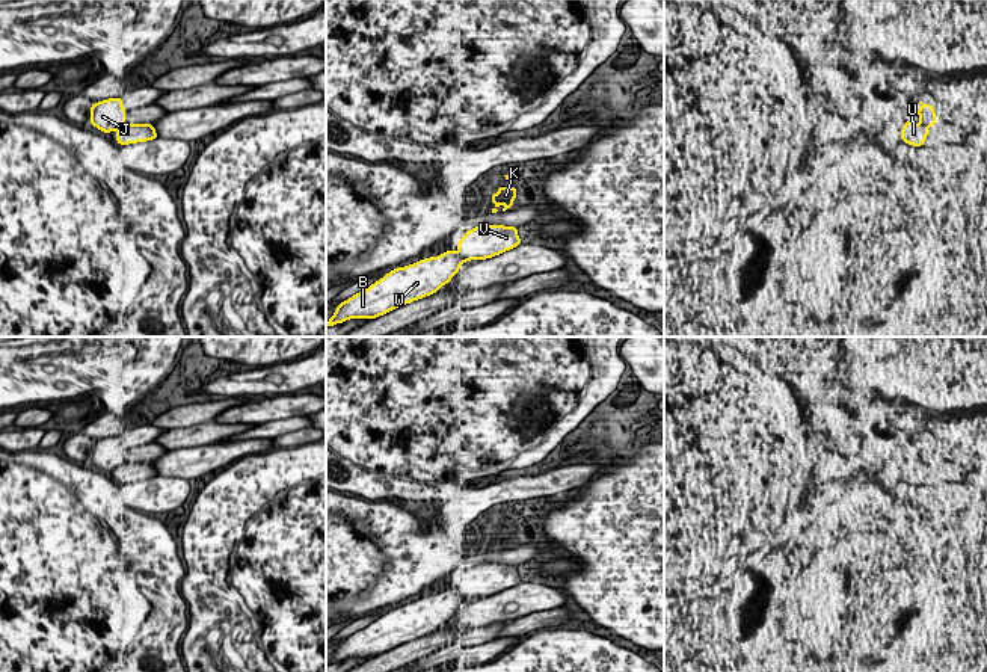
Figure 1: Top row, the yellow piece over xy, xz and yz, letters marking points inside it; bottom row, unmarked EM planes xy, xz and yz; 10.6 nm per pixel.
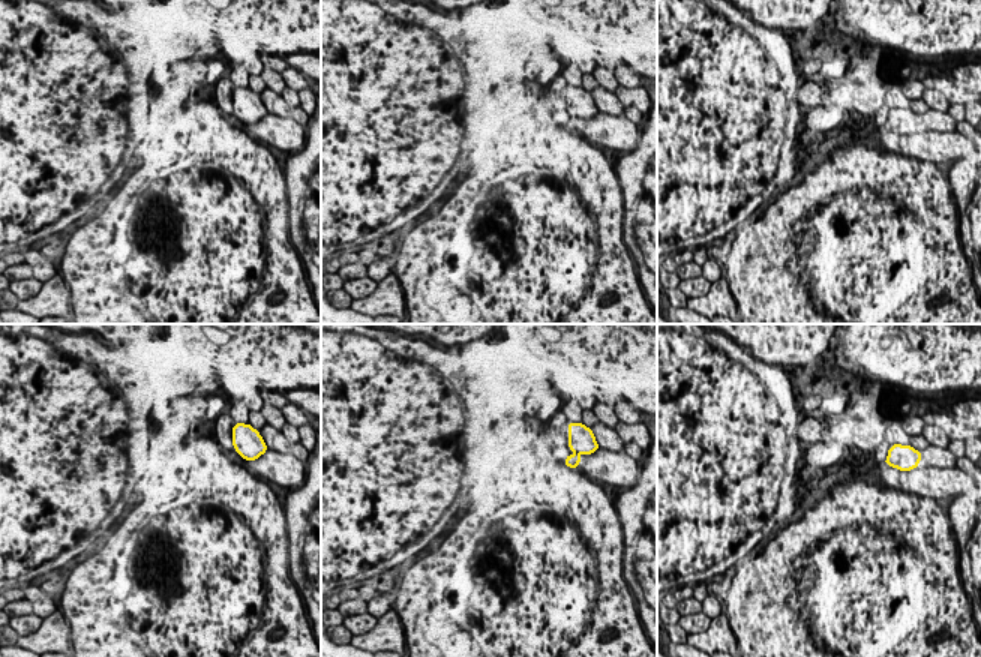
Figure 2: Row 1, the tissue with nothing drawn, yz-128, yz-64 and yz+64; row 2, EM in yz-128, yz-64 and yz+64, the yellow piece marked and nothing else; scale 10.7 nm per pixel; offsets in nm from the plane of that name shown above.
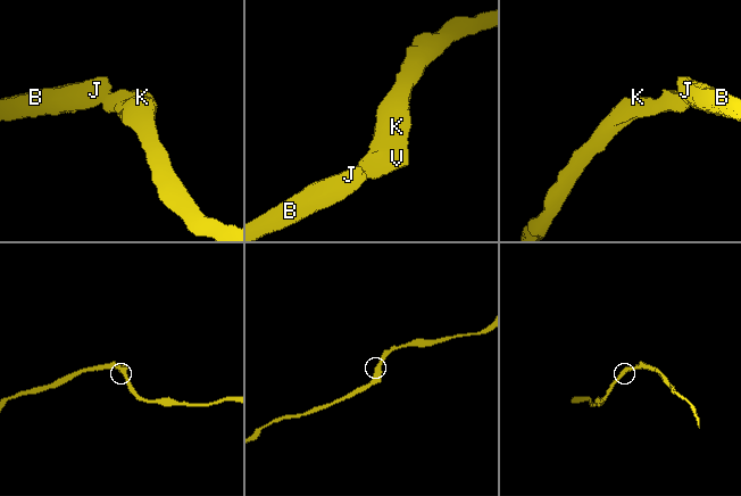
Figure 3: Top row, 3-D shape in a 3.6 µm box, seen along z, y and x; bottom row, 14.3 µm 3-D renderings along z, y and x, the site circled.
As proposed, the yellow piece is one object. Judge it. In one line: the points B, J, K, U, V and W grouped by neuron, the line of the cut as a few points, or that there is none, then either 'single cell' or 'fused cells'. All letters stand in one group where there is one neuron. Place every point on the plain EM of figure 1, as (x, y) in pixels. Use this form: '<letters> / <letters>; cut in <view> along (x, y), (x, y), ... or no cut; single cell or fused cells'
B J K U V W; no cut; single cell

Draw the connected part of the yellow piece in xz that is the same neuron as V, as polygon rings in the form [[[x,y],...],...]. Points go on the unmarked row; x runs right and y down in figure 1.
[[[480,563],[465,571],[456,589],[397,606],[368,627],[340,640],[326,661],[334,664],[350,657],[376,657],[401,643],[436,631],[448,622],[463,601],[486,598],[521,583],[518,566]]]

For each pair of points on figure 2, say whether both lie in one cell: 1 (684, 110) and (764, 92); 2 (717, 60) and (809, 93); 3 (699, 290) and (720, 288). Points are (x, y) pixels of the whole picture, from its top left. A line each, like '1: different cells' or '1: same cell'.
1: same cell
2: different cells
3: different cells

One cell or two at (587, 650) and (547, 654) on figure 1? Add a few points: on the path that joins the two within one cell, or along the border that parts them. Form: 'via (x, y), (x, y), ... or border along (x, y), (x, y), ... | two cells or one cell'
via (577, 653), (557, 654) | one cell

